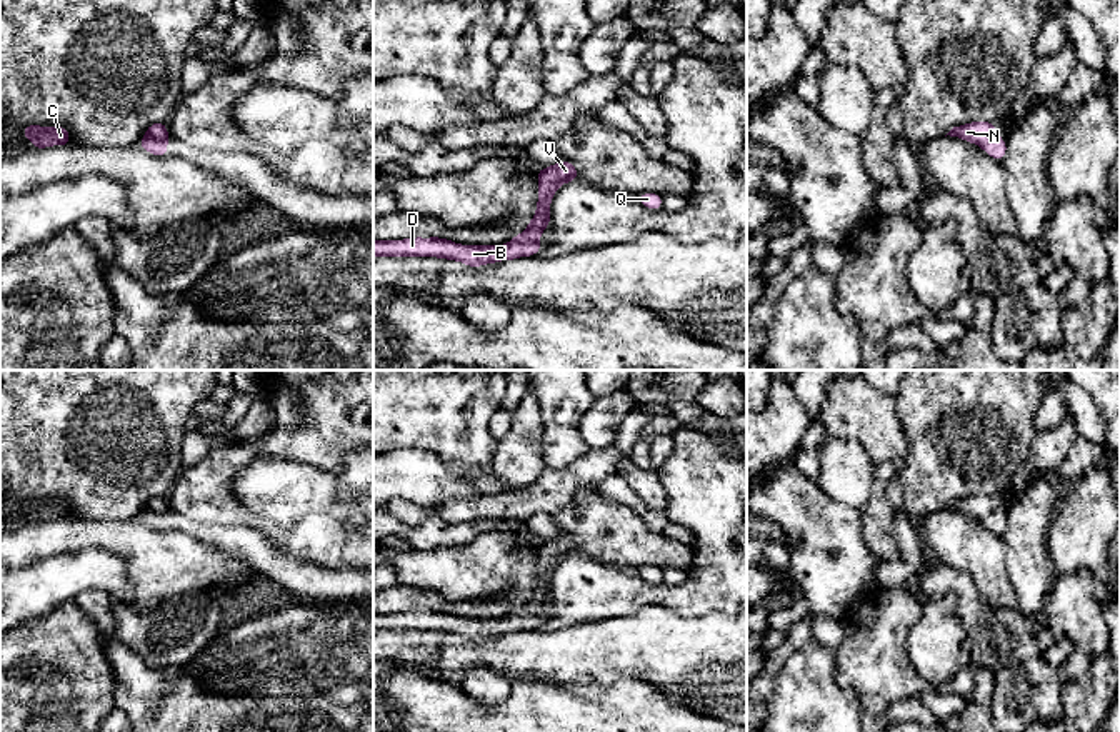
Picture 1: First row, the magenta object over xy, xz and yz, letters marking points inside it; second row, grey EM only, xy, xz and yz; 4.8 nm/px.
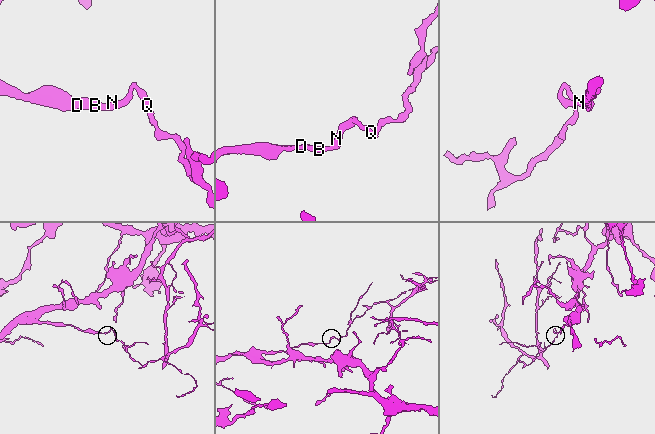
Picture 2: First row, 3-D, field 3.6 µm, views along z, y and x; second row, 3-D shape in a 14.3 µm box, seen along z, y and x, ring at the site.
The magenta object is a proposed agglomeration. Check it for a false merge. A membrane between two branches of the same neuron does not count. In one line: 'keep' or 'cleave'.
cleave

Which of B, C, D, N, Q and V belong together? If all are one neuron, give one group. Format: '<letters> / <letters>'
B C D / N Q V

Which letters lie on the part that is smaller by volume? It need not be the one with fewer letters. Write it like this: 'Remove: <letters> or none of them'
Remove: N, Q, V

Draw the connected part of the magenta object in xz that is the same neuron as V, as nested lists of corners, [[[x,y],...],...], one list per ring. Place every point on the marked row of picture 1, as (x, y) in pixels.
[[[560,160],[552,167],[538,168],[537,180],[538,207],[528,227],[522,230],[527,237],[538,237],[545,228],[548,228],[552,197],[562,183],[578,180],[578,173],[573,163]]]

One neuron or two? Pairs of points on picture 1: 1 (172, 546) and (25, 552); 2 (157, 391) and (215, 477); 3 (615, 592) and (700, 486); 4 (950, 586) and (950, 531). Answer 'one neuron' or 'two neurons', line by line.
1: one neuron
2: two neurons
3: one neuron
4: two neurons

